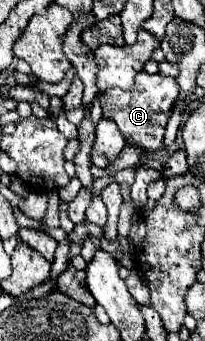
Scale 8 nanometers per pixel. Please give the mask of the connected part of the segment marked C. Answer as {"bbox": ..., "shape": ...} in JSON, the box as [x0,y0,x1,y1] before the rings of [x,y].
{"bbox":[100,72,178,150],"shape":[[[138,72],[136,82],[132,90],[120,90],[120,88],[110,88],[102,92],[100,104],[104,110],[106,118],[112,118],[118,124],[118,130],[128,142],[134,142],[142,146],[144,150],[158,150],[164,140],[164,128],[168,124],[168,118],[172,114],[172,104],[178,98],[178,84],[174,78],[166,78],[160,74],[146,74]]]}

